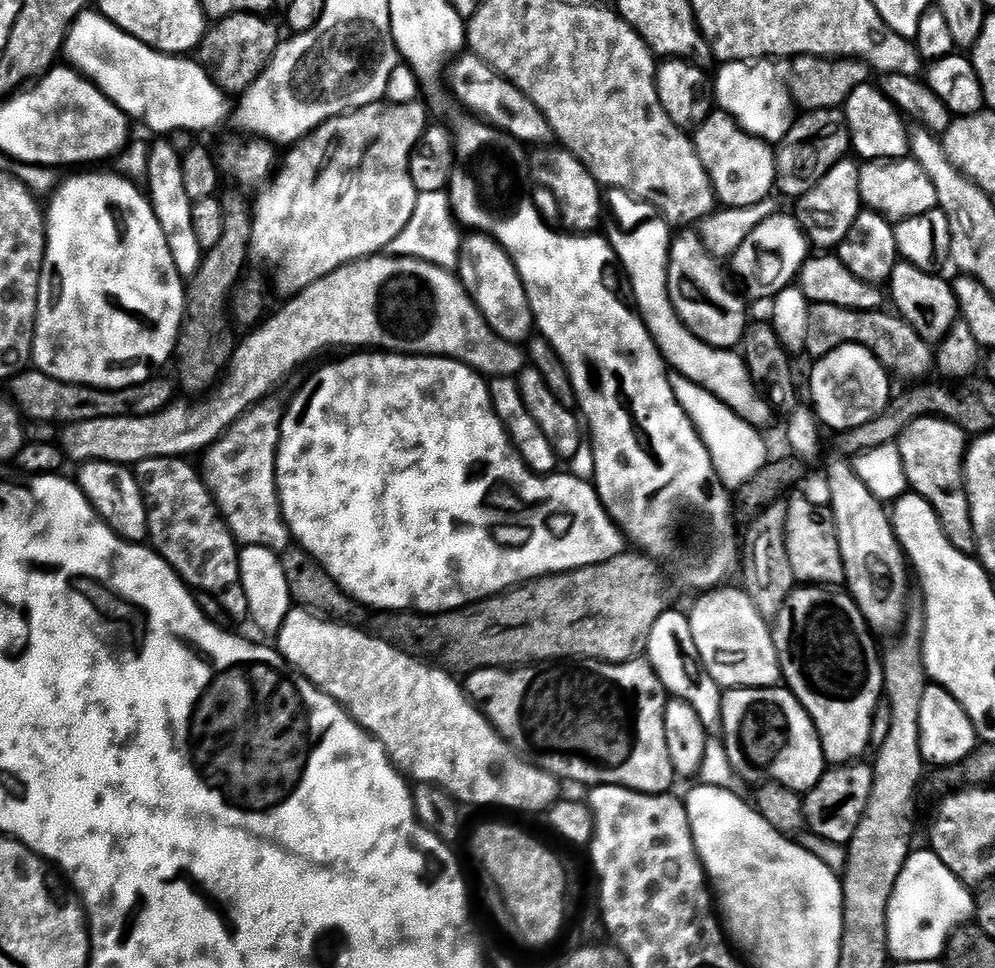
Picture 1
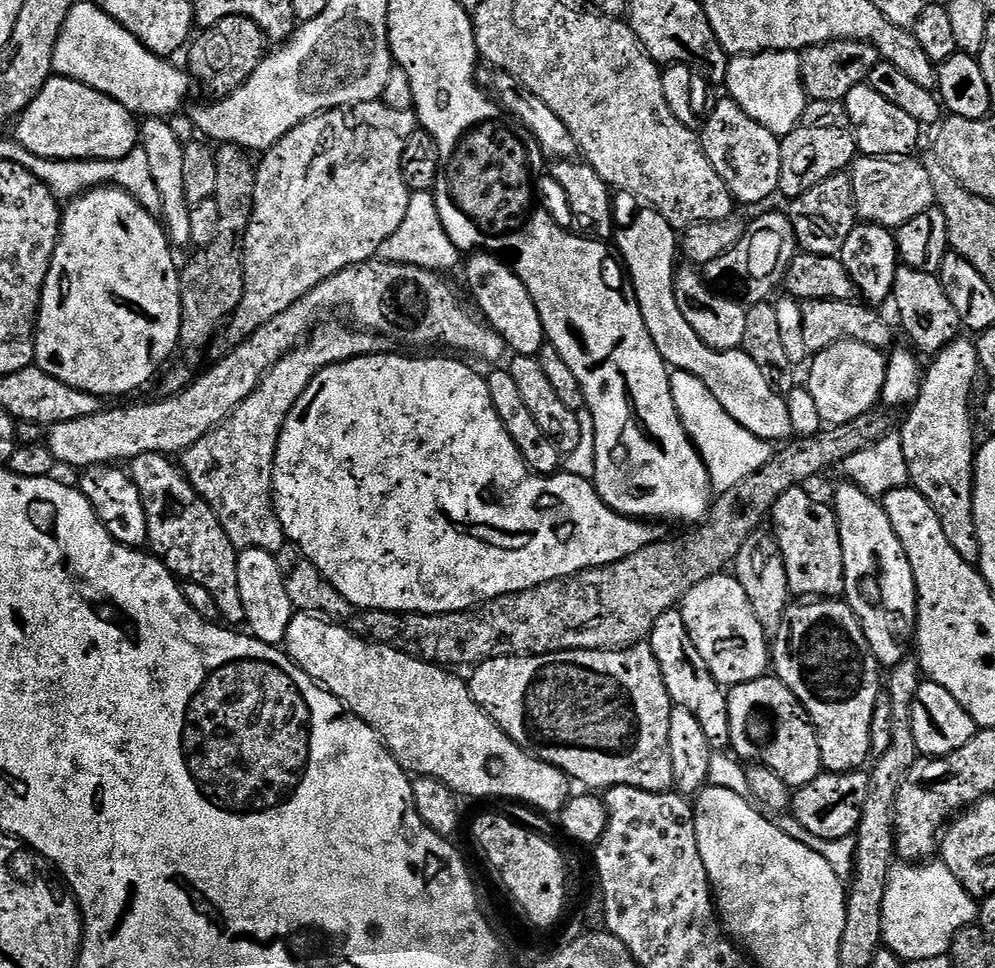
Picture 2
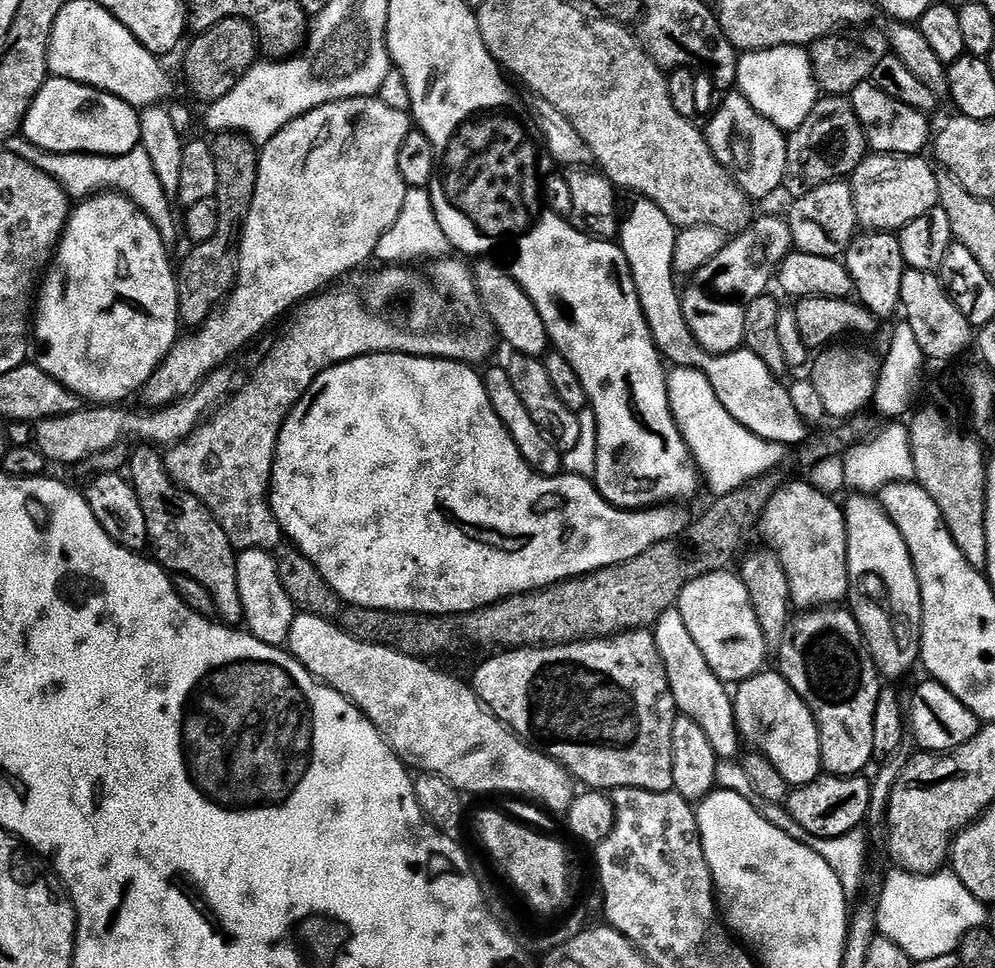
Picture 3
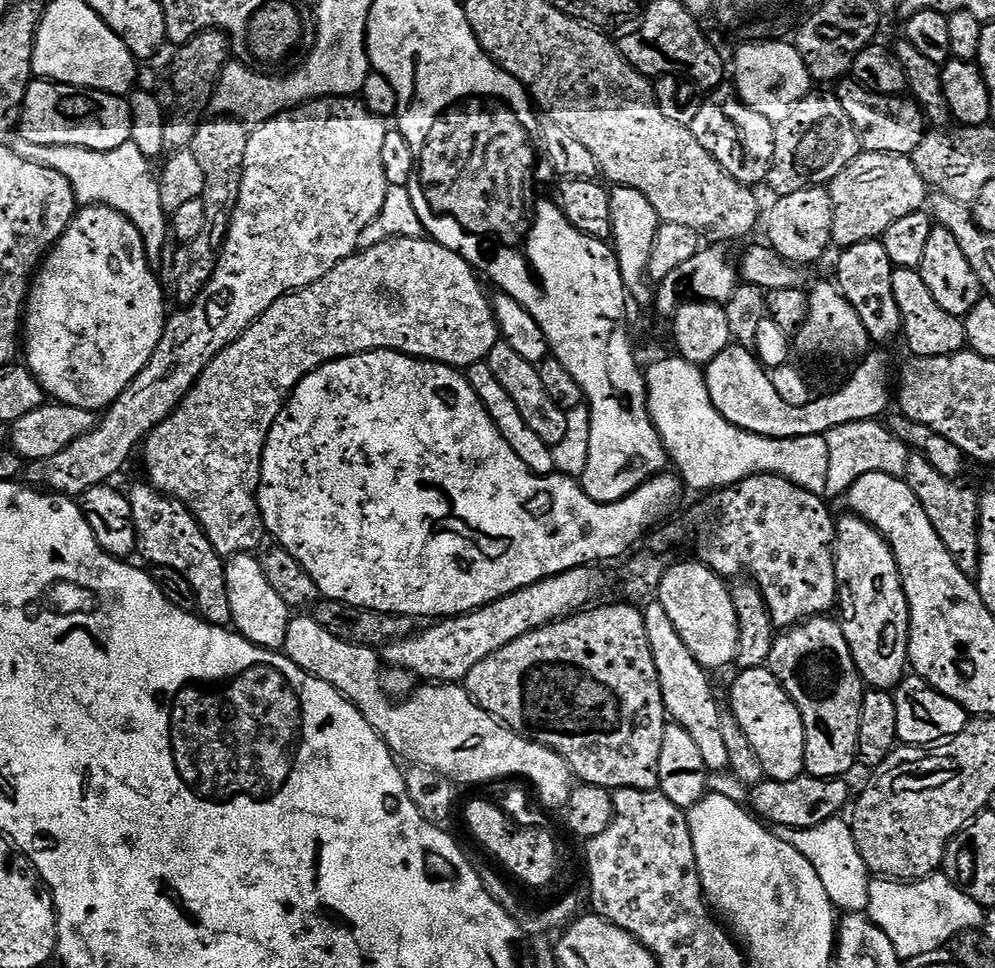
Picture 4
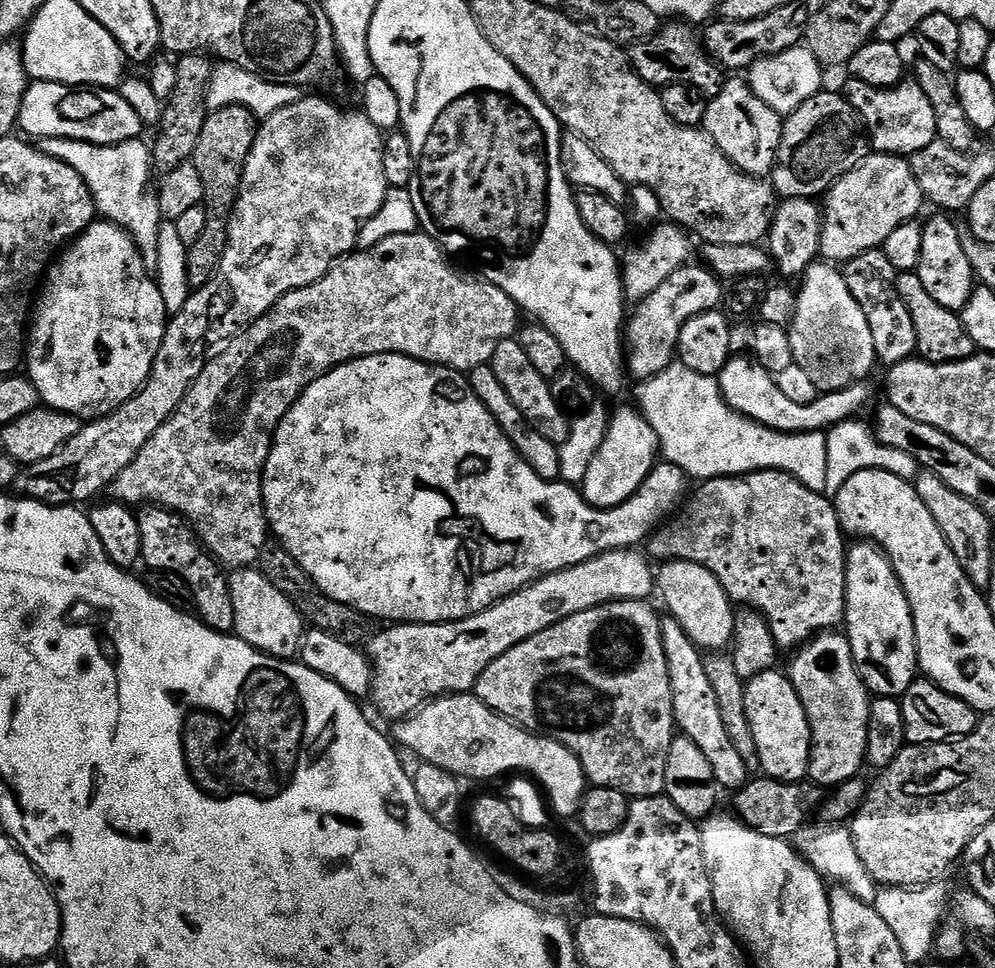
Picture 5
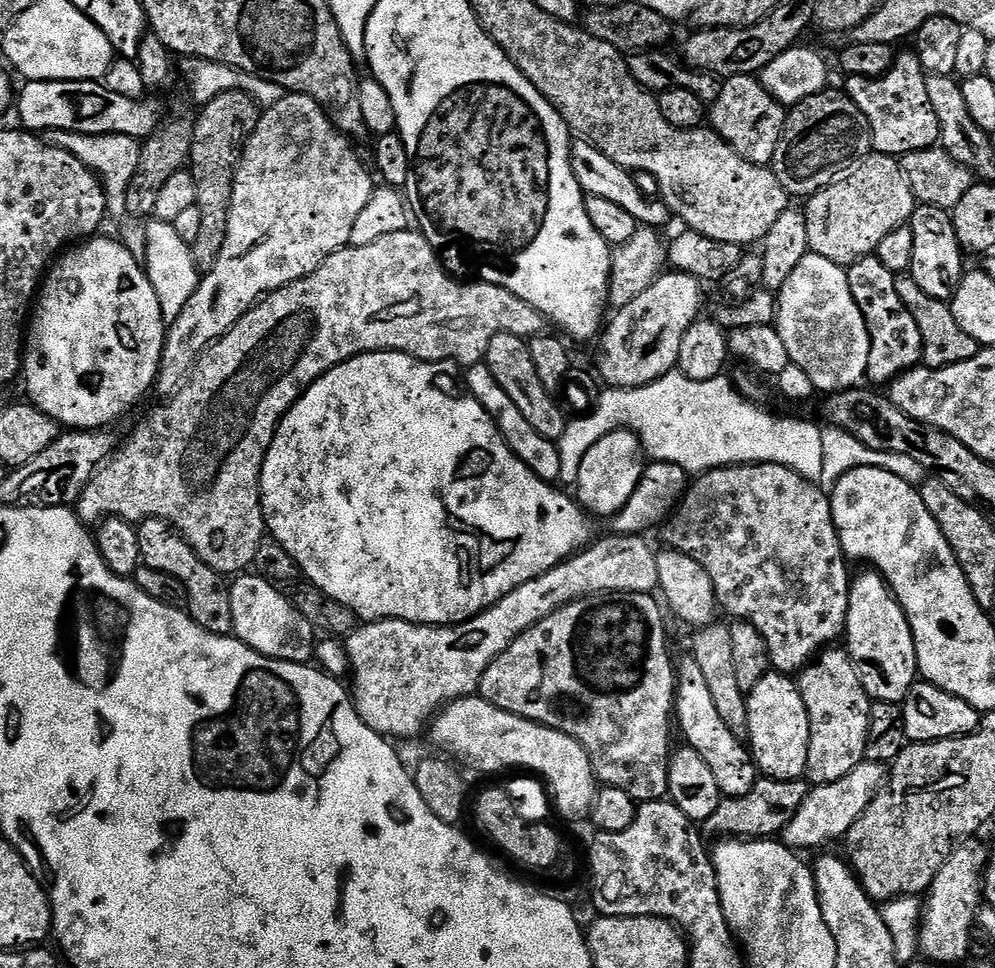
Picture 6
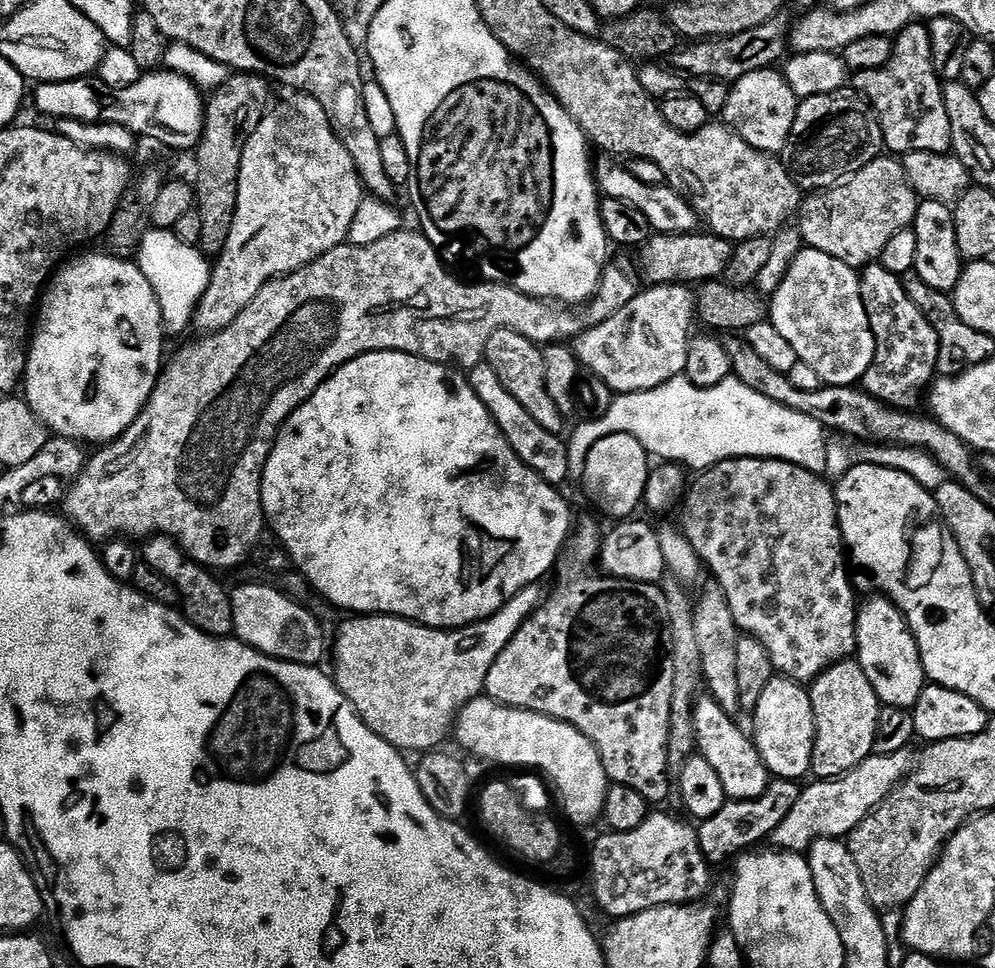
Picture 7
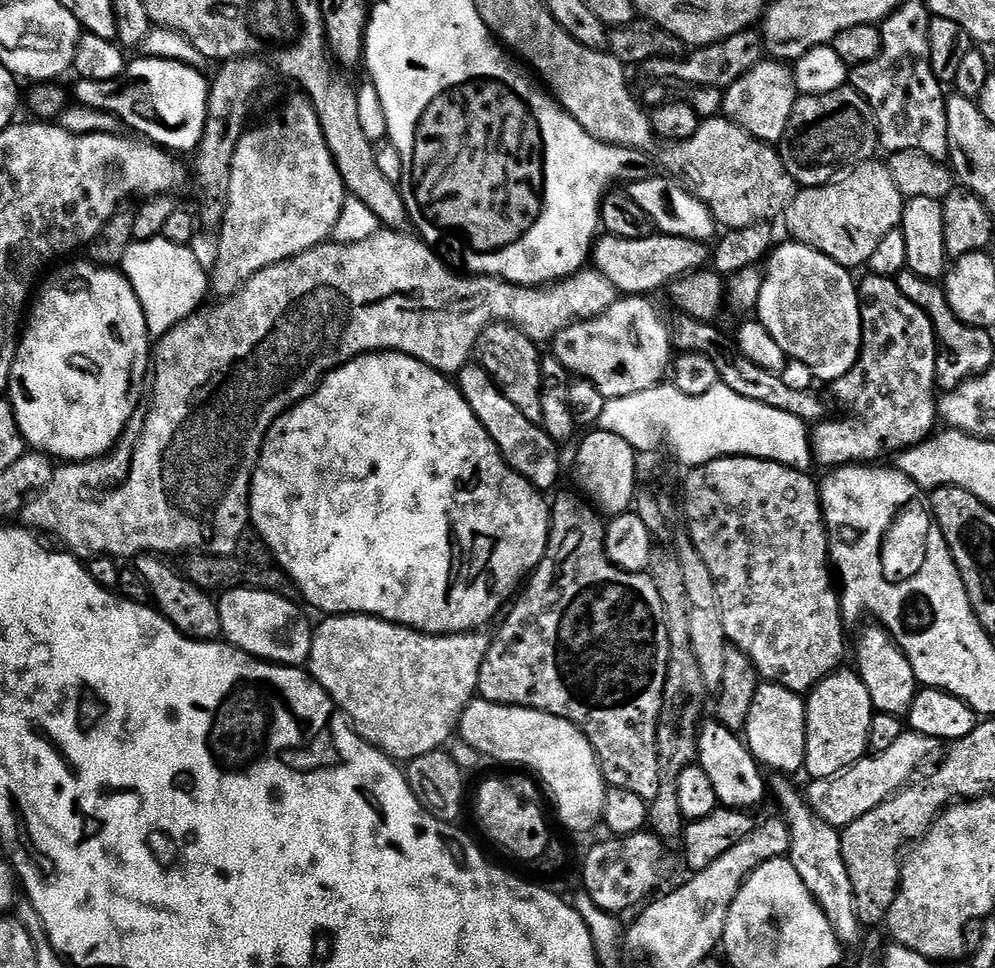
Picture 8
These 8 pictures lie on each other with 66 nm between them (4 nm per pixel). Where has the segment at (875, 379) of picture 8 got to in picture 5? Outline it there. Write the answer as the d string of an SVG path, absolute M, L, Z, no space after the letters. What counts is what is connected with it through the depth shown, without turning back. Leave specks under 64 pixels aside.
M872 248L869 252L863 252L861 256L847 261L842 271L850 294L858 302L870 326L877 361L881 365L891 366L903 360L913 359L916 352L916 331L906 306L895 290L894 281L898 273L886 258L886 254L880 248Z

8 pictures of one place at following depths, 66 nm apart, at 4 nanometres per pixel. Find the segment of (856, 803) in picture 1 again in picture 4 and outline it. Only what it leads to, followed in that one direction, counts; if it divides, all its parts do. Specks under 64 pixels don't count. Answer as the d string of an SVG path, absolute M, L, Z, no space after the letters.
M805 774L790 782L767 778L762 782L756 789L751 789L750 808L761 821L772 826L782 825L794 828L818 826L819 823L824 823L828 819L839 817L844 812L843 808L847 809L850 804L847 784L849 781L844 778L823 780L817 776Z

